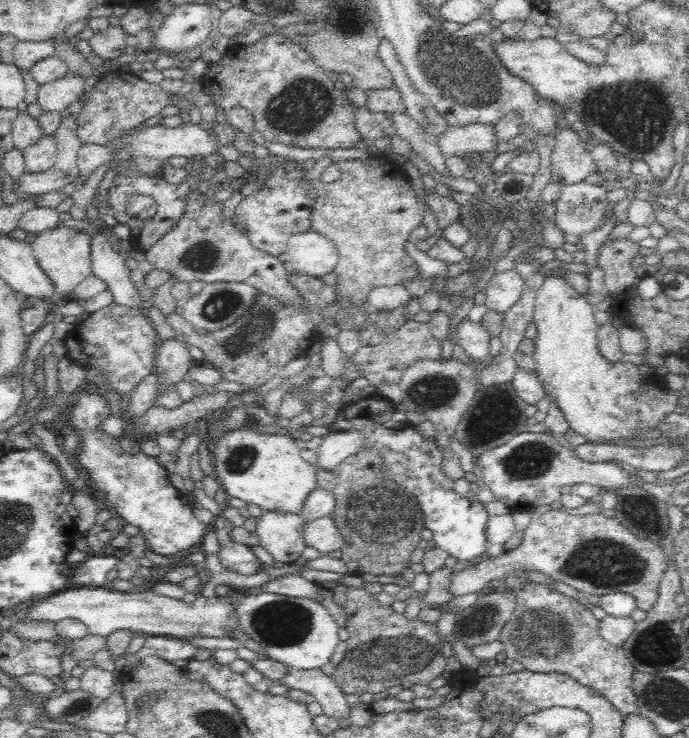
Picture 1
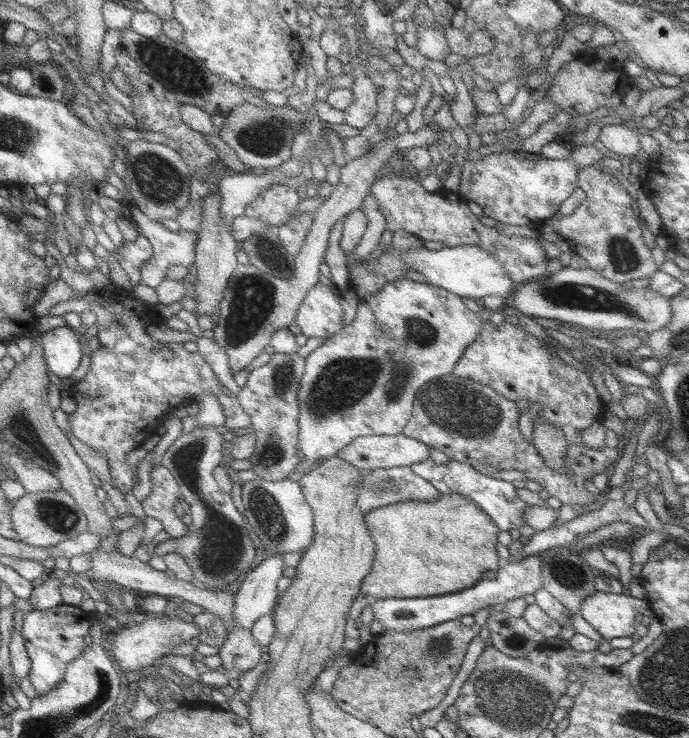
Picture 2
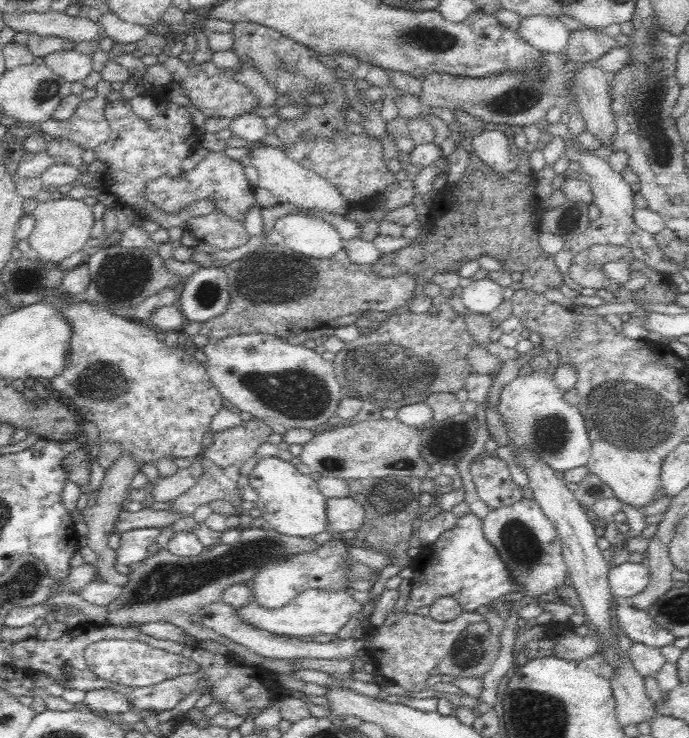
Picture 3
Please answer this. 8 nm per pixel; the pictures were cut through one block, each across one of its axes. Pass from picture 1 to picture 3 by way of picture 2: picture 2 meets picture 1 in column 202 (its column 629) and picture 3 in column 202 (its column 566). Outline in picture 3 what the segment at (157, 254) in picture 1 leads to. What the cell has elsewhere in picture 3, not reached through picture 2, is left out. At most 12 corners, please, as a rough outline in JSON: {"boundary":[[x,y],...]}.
{"boundary":[[218,210],[187,223],[216,251],[252,239],[244,222]]}

